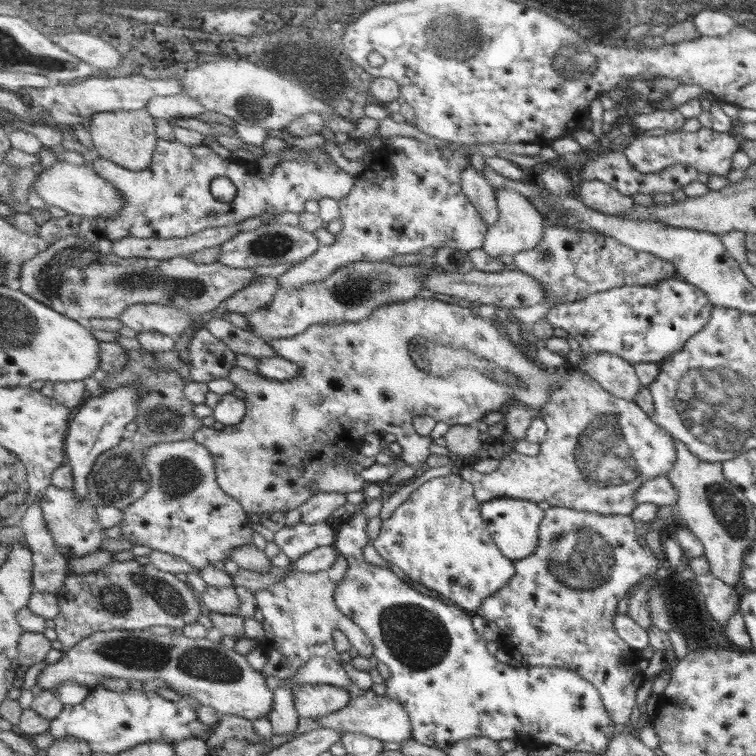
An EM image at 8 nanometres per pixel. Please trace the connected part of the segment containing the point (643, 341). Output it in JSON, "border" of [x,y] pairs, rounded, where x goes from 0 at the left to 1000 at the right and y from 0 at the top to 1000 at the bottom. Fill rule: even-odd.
{"border":[[[889,368],[864,378],[807,381],[776,392],[772,397],[741,401],[730,406],[722,419],[730,426],[730,431],[745,434],[751,443],[757,443],[757,447],[765,451],[767,464],[772,470],[807,468],[837,483],[847,479],[873,480],[889,467],[899,466],[905,455],[931,434],[942,407],[943,402],[929,384],[899,368]]]}

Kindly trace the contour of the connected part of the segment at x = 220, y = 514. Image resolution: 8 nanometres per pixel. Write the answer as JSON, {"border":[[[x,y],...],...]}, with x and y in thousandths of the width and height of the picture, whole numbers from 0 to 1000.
{"border":[[[258,579],[206,586],[192,597],[189,608],[201,627],[201,642],[189,660],[164,673],[167,685],[161,693],[163,706],[176,720],[241,737],[265,754],[291,741],[299,743],[307,738],[312,724],[336,720],[333,706],[339,702],[333,700],[335,690],[323,668],[291,644],[283,598],[272,589]]]}

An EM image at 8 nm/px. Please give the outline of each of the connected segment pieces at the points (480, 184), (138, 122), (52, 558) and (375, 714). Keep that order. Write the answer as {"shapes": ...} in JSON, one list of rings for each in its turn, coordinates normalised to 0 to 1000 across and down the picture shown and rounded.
{"shapes":[[[[622,220],[614,225],[612,250],[622,266],[634,276],[646,300],[653,299],[661,291],[663,279],[659,274],[659,255],[648,246],[638,228]]],[[[194,144],[130,149],[120,156],[119,173],[132,206],[179,225],[201,217],[213,185],[206,176],[206,156]]],[[[54,659],[32,681],[28,690],[36,717],[45,730],[46,780],[75,786],[93,763],[93,739],[78,729],[71,706],[65,700]]],[[[495,913],[484,914],[479,921],[466,925],[466,930],[458,938],[417,952],[422,952],[422,963],[438,964],[439,967],[479,968],[505,980],[529,984],[548,979],[546,959],[540,942],[525,926],[513,921],[503,921]]]]}

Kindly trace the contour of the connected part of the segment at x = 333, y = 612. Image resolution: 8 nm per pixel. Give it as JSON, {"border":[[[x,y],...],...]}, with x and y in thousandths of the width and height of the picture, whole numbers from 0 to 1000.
{"border":[[[450,730],[447,743],[437,754],[413,757],[403,762],[382,762],[376,769],[339,784],[353,833],[354,854],[360,857],[360,877],[349,884],[351,894],[361,893],[372,899],[393,894],[394,885],[405,880],[413,869],[437,869],[456,877],[450,862],[444,860],[442,833],[456,837],[476,866],[487,870],[496,866],[497,857],[481,831],[471,825],[463,815],[458,815],[444,799],[444,779],[458,763],[460,750],[460,738]]]}

